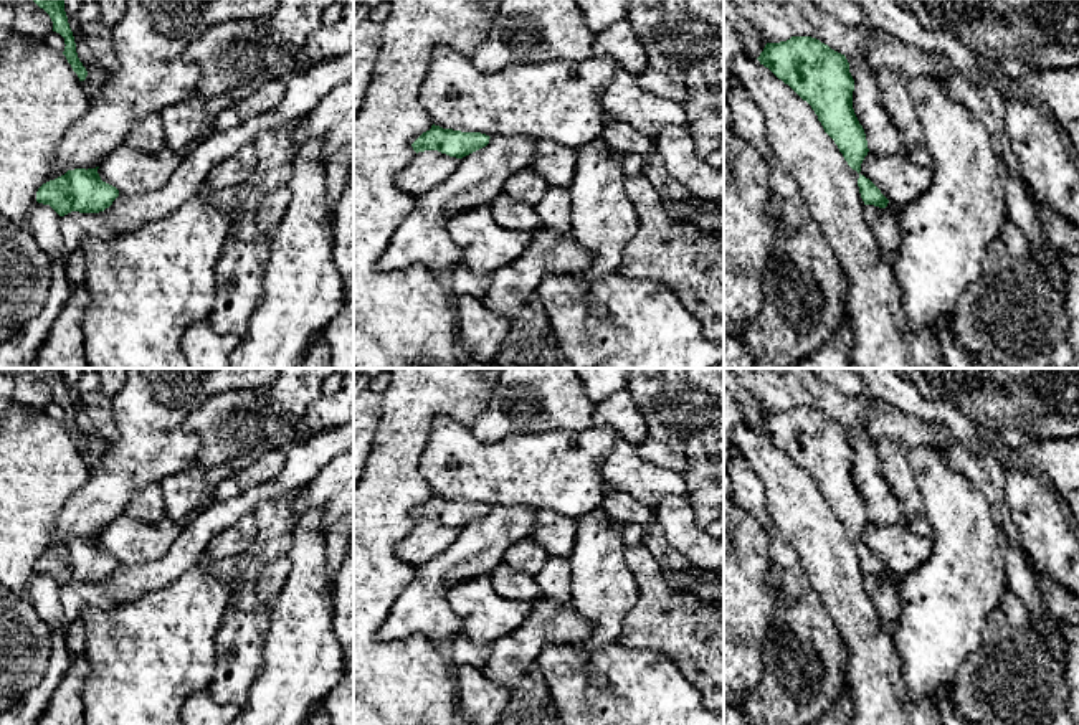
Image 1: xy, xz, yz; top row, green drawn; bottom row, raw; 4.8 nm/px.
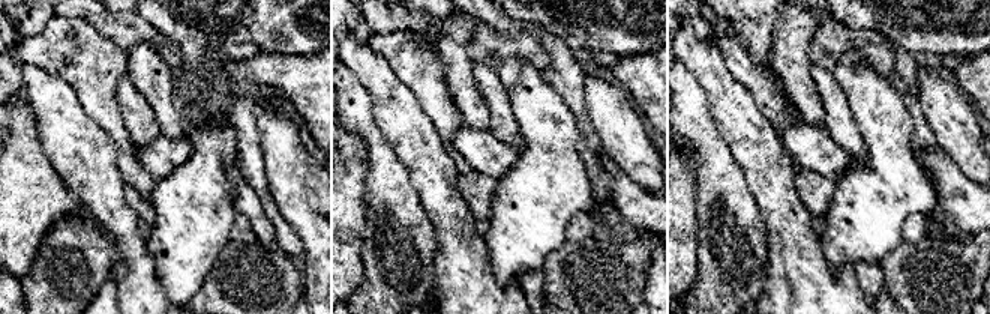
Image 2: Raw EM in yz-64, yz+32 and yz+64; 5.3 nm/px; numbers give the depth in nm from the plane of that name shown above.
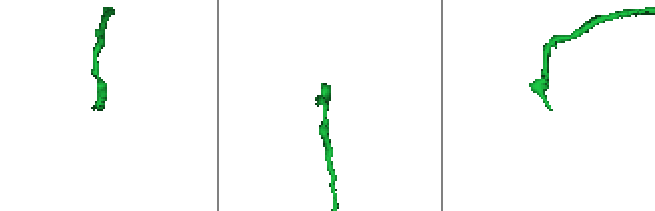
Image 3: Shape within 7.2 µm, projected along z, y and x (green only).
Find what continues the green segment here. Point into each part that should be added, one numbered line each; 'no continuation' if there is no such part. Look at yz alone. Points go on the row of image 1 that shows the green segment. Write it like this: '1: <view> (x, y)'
no continuation

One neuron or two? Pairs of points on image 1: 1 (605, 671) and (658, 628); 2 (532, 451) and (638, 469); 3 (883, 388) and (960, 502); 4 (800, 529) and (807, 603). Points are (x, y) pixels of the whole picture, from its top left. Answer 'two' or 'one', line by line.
1: two
2: two
3: two
4: two

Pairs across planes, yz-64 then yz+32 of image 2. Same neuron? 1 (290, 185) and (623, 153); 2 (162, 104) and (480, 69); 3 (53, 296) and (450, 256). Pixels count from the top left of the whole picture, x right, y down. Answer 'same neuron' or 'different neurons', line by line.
1: same neuron
2: same neuron
3: different neurons

